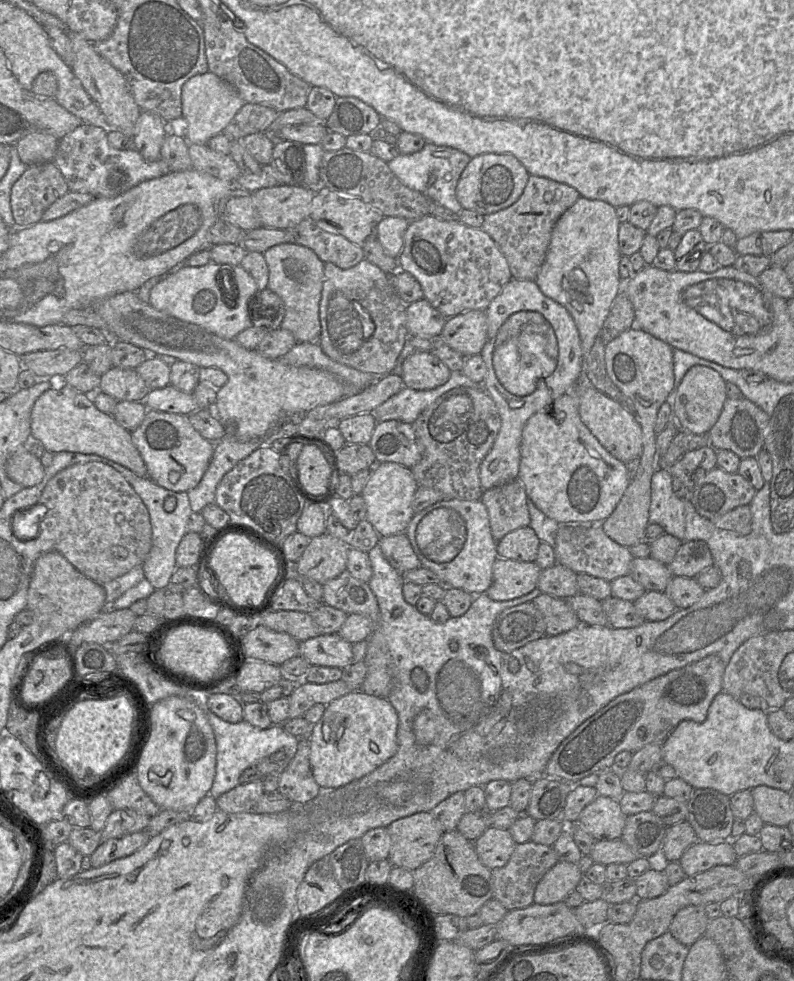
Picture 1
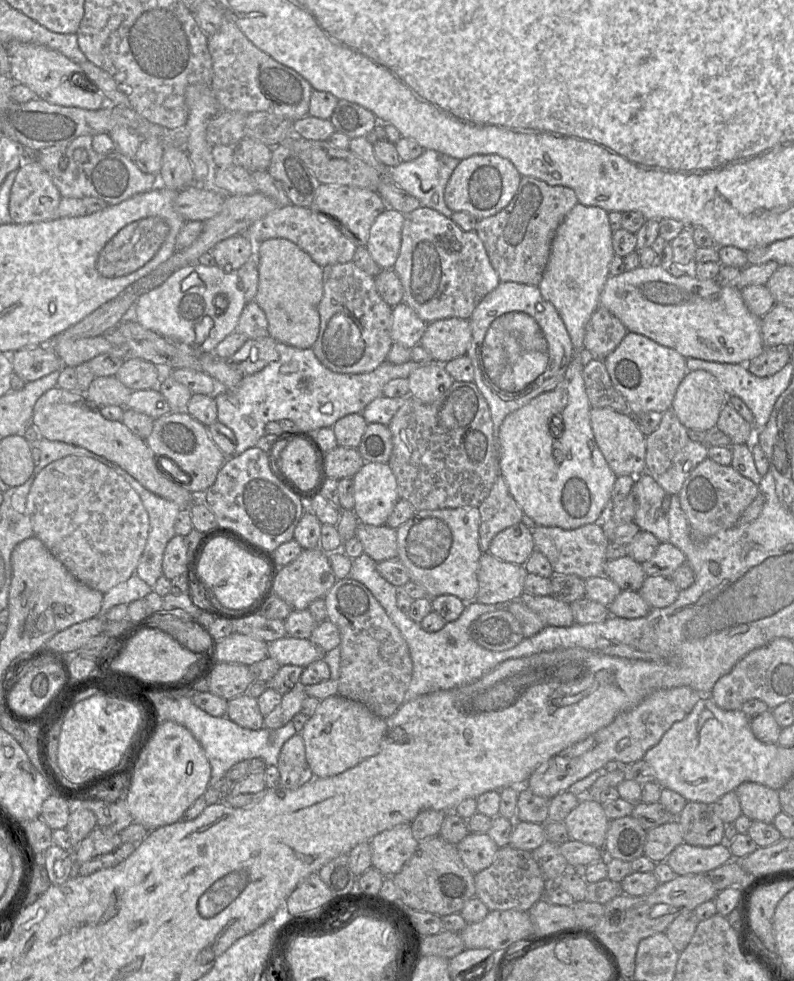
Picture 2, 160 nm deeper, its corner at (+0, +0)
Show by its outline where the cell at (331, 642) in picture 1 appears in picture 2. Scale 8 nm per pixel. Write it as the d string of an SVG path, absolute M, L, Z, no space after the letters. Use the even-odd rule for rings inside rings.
M285 636L267 643L268 657L282 665L295 665L303 668L309 664L324 659L324 654L310 639L300 639Z

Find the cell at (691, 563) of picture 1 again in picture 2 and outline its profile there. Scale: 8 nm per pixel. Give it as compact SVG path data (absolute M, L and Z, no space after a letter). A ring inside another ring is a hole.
M661 542L653 556L641 563L647 576L671 578L675 570L686 564L684 553L670 542Z

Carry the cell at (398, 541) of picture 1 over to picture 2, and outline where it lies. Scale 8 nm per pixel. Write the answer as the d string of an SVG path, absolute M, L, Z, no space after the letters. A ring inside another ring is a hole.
M359 522L355 536L361 541L364 553L374 561L397 557L397 532L387 525L374 526Z

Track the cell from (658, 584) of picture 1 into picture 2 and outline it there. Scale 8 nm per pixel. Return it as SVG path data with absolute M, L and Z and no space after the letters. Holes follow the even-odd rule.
M629 556L607 560L604 576L622 590L638 591L647 577L640 563Z

